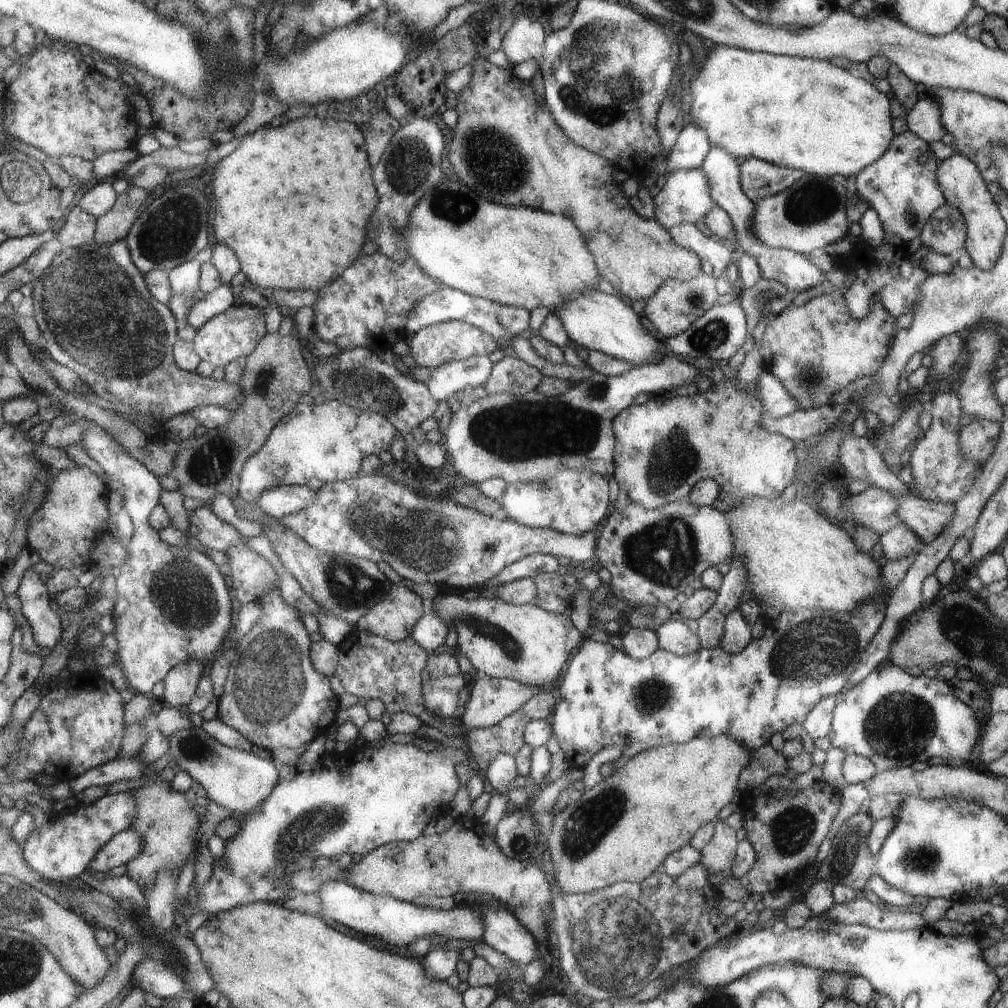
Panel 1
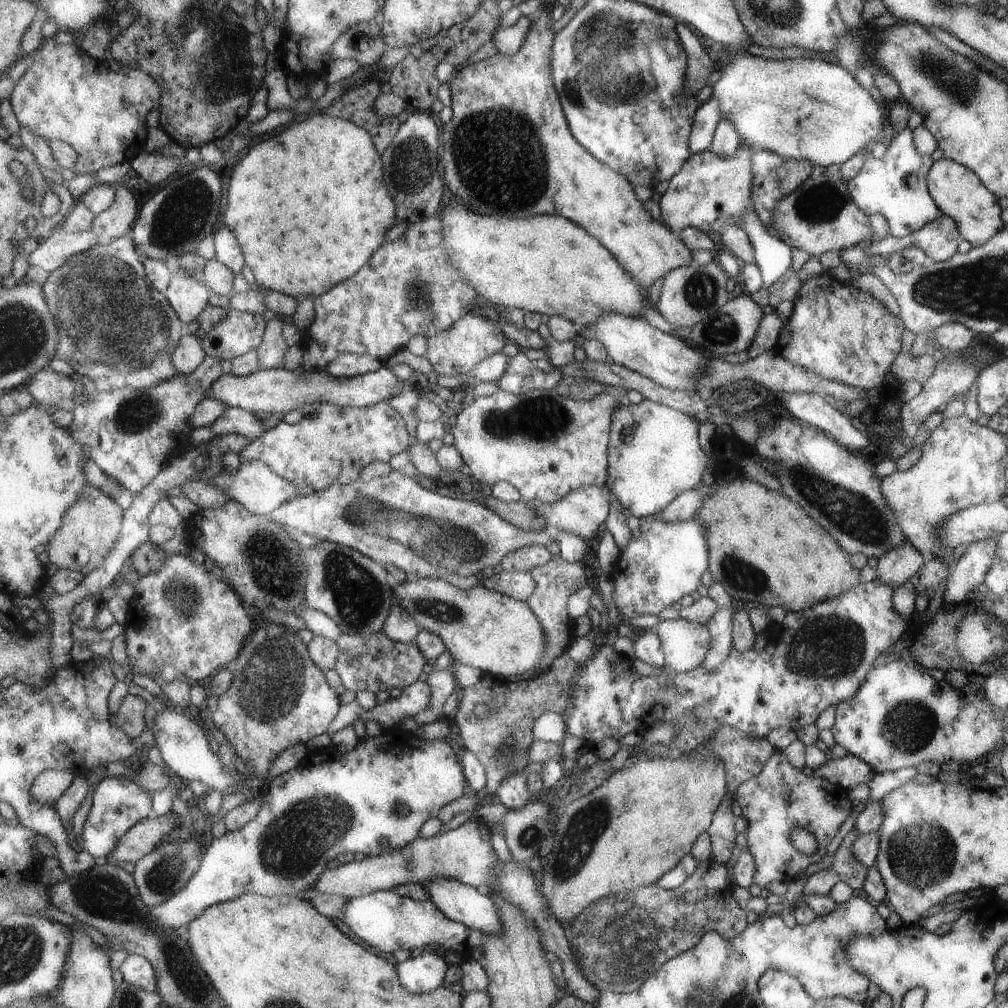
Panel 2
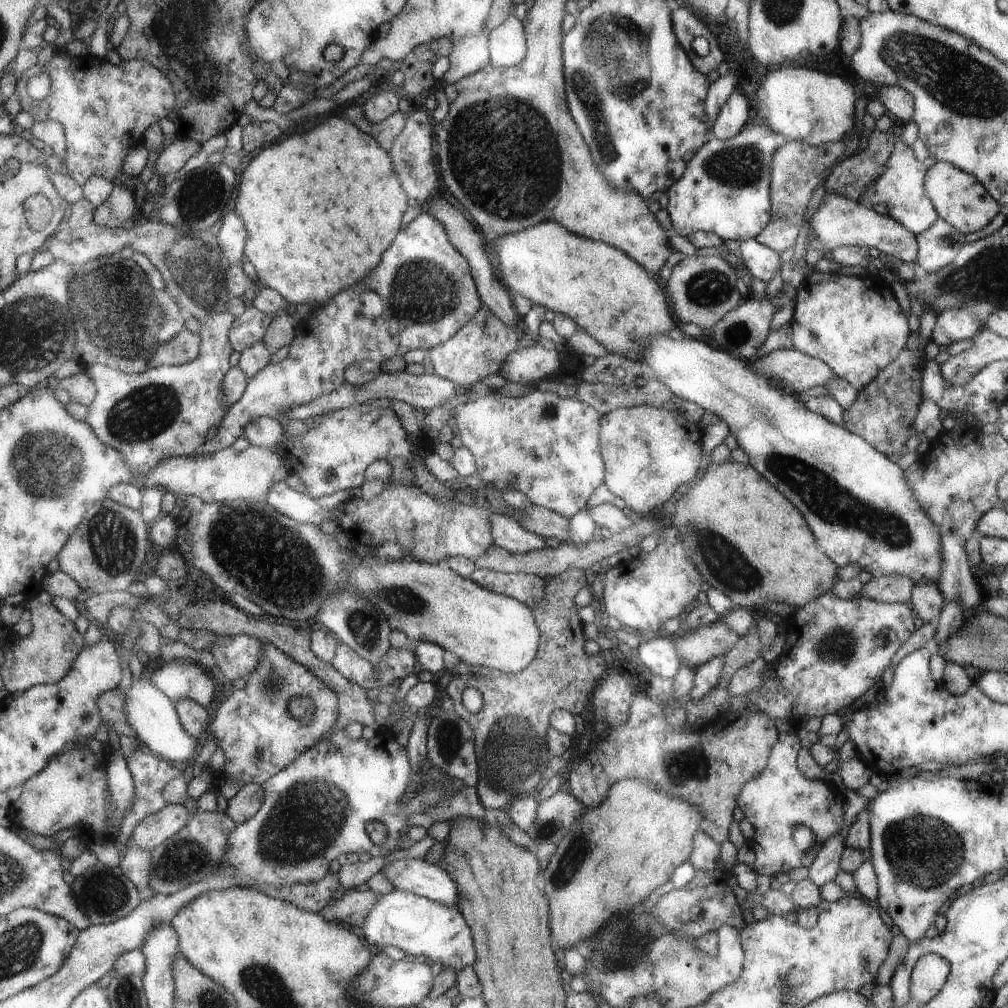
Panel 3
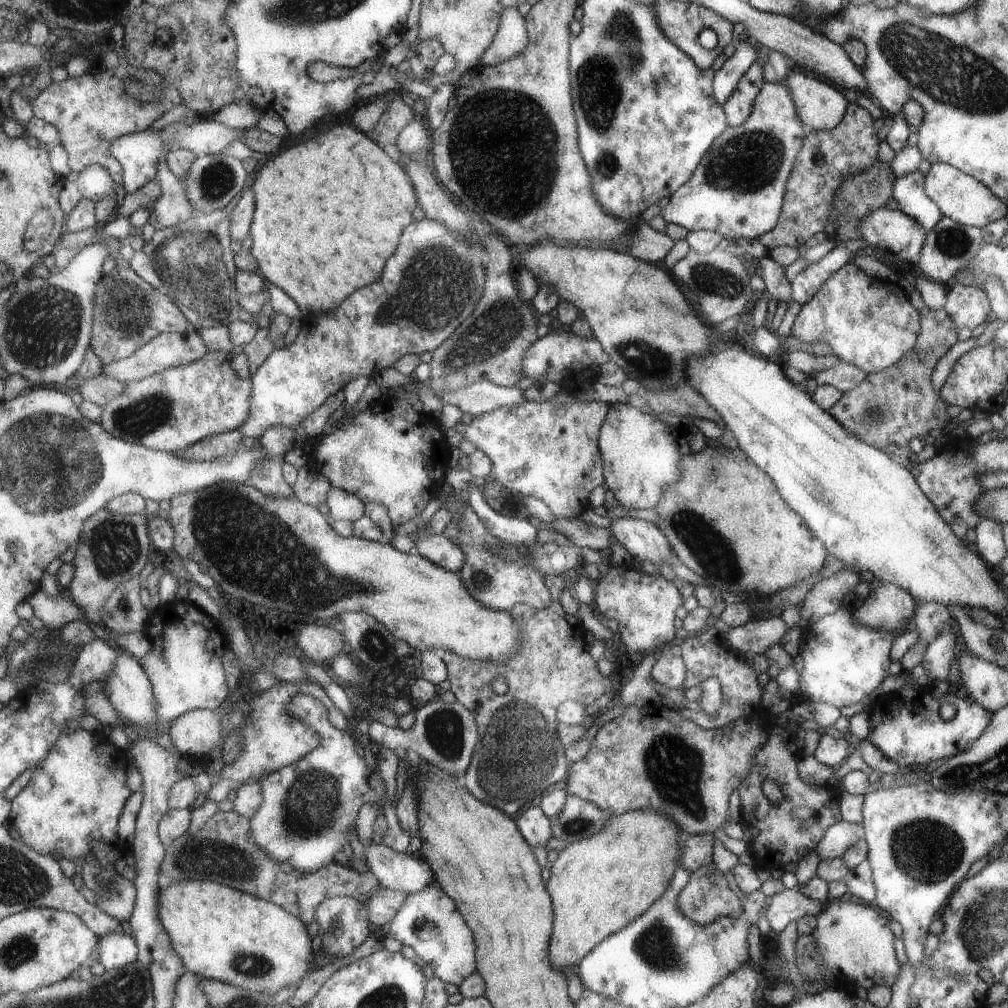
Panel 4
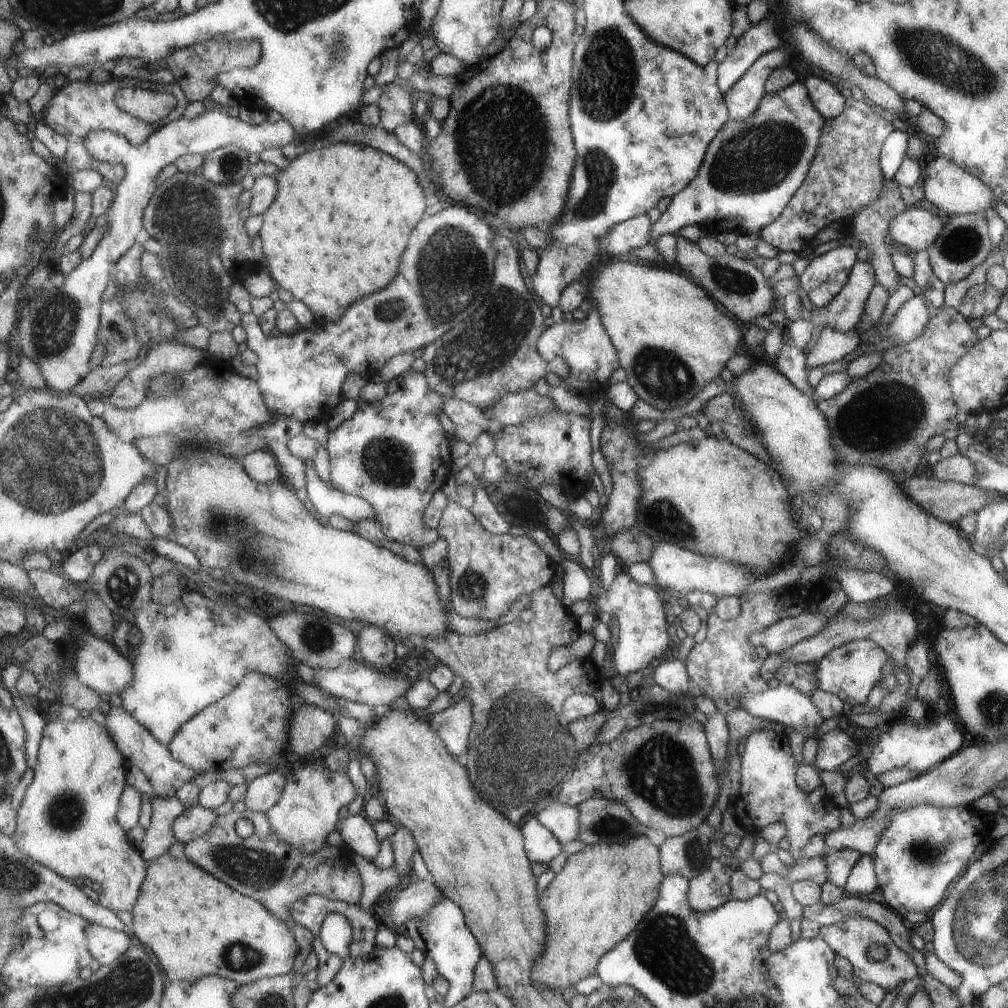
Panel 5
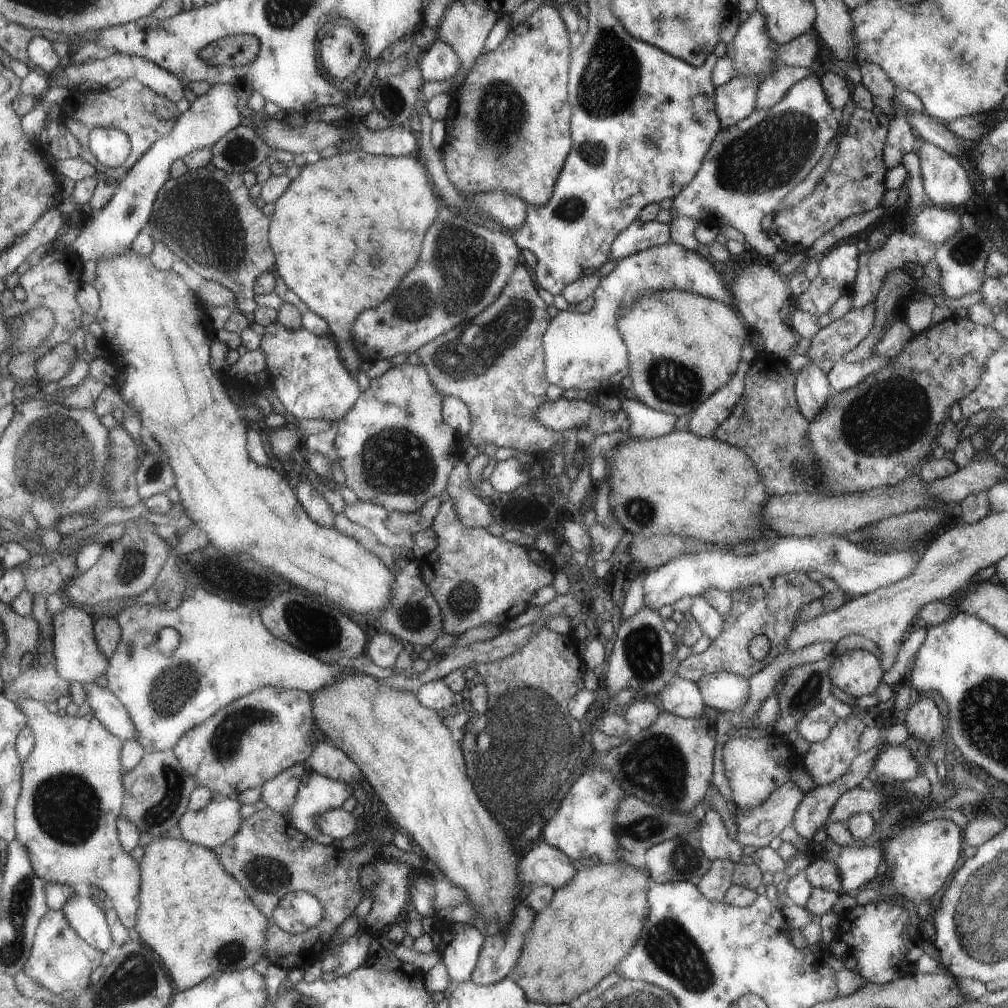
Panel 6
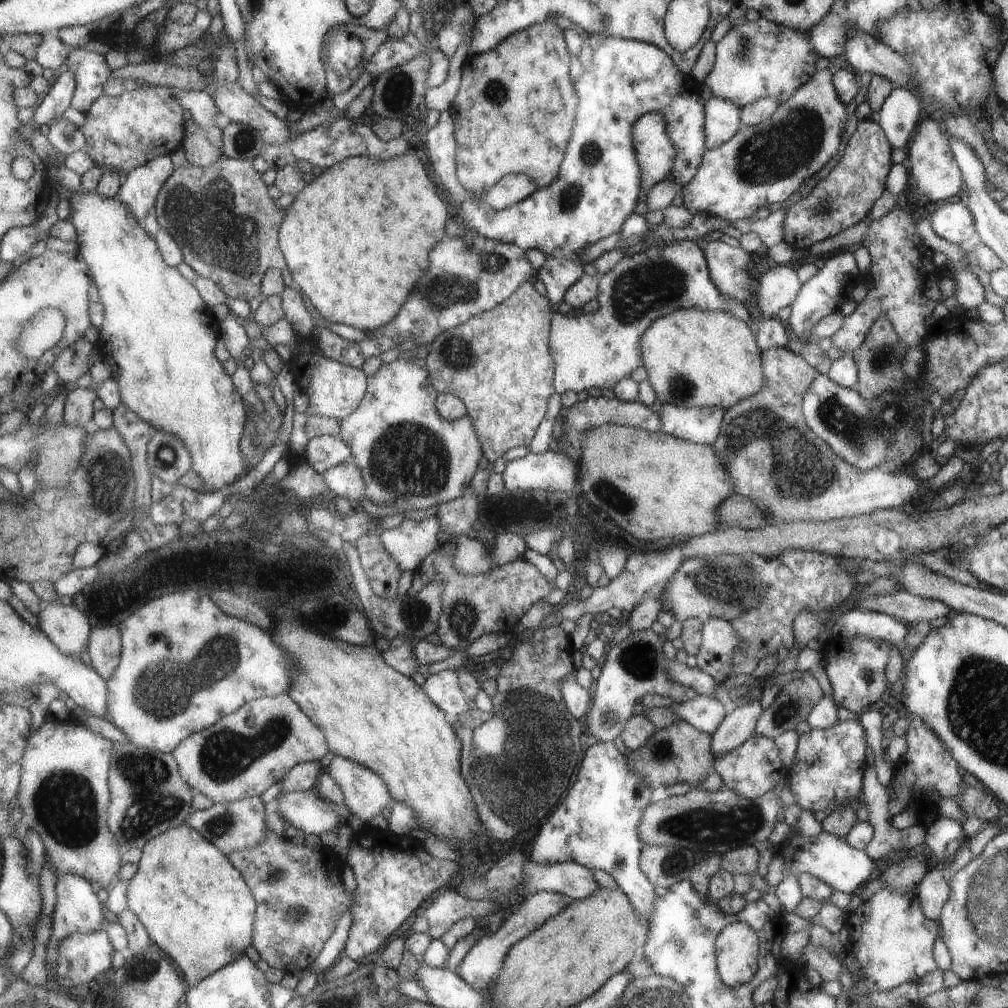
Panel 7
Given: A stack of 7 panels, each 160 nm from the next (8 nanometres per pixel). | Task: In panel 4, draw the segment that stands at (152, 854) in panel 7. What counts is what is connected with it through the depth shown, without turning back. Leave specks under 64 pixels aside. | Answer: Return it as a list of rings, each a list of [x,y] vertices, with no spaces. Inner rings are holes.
[[[184,880],[170,884],[158,892],[160,921],[170,936],[173,950],[189,973],[207,979],[241,986],[242,989],[267,993],[279,992],[279,988],[296,984],[300,988],[303,978],[321,964],[321,951],[315,956],[306,924],[293,913],[273,902],[265,902],[245,891],[213,881]],[[259,962],[265,962],[269,970],[261,972]]]

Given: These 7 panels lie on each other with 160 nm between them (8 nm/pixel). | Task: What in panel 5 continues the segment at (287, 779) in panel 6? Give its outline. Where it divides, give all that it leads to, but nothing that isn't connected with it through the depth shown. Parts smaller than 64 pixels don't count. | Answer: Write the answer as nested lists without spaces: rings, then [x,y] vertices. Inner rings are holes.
[[[279,769],[258,776],[247,784],[243,802],[251,811],[267,812],[282,799],[287,781]]]

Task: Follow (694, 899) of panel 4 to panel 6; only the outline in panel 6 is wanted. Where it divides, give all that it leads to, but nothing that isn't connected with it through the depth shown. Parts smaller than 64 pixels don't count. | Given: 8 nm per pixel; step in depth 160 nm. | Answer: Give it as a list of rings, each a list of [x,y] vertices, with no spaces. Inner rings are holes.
[[[715,859],[710,862],[707,872],[695,881],[697,890],[709,901],[719,902],[725,891],[732,885],[731,873],[734,863],[725,859]]]

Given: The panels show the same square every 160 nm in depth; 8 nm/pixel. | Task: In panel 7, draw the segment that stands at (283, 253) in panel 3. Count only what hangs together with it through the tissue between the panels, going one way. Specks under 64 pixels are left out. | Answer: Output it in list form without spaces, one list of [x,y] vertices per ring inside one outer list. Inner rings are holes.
[[[403,154],[389,158],[389,160],[375,160],[375,158],[347,158],[344,162],[333,166],[333,168],[323,169],[321,174],[314,178],[315,182],[311,182],[301,190],[299,194],[294,196],[295,202],[289,206],[289,220],[285,220],[285,224],[281,224],[281,238],[279,244],[281,252],[284,253],[288,260],[287,268],[292,274],[293,286],[299,289],[309,298],[319,314],[327,320],[327,322],[338,323],[348,327],[359,329],[367,334],[385,324],[389,324],[391,320],[397,318],[397,314],[401,312],[403,304],[409,300],[411,292],[415,290],[419,280],[423,278],[423,274],[429,268],[429,254],[435,248],[437,242],[443,240],[445,236],[445,226],[449,220],[449,212],[447,212],[447,204],[445,200],[439,196],[433,180],[429,178],[423,162],[413,156],[413,154]]]

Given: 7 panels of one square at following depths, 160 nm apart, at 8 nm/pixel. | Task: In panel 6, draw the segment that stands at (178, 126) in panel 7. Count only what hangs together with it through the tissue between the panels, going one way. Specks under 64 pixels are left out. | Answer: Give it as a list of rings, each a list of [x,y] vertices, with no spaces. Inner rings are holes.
[[[130,78],[114,88],[100,88],[96,90],[79,90],[79,87],[70,89],[61,95],[61,119],[70,133],[73,133],[81,143],[83,157],[87,162],[97,167],[97,172],[111,176],[115,180],[124,179],[132,166],[157,142],[169,136],[169,133],[176,127],[177,119],[182,114],[177,110],[177,104],[167,97],[162,97],[148,85],[144,85],[136,78]],[[96,128],[119,129],[125,131],[132,142],[132,152],[126,158],[127,163],[121,167],[106,167],[101,165],[99,159],[90,149],[90,132]]]

